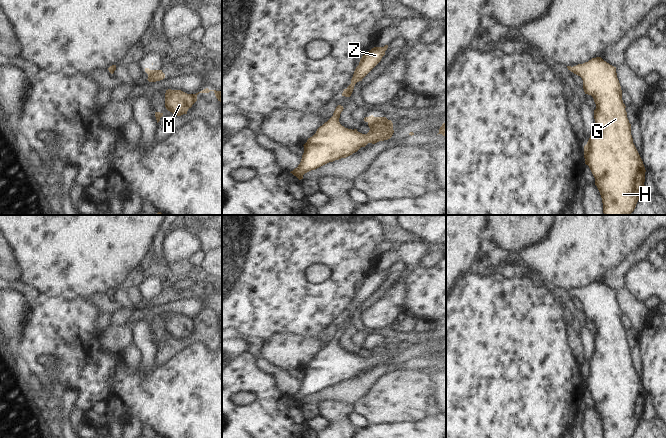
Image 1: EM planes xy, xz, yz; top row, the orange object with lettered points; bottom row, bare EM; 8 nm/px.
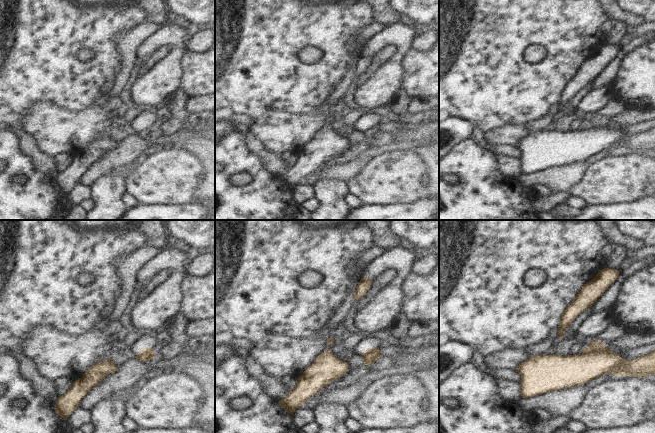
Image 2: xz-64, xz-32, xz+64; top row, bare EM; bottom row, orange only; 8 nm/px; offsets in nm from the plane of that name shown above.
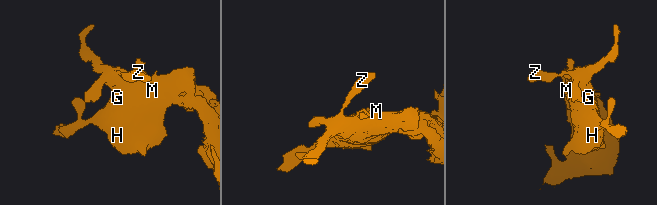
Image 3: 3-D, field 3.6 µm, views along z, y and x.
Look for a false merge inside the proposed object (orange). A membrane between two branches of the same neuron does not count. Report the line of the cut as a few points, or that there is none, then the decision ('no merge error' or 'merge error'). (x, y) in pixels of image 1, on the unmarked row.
no cut | no merge error

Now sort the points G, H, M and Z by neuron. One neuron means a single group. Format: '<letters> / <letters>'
G H M Z

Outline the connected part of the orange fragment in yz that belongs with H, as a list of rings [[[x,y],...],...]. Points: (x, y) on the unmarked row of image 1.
[[[596,281],[583,288],[567,290],[567,292],[582,302],[585,318],[591,319],[596,328],[594,352],[584,370],[584,382],[600,416],[603,437],[631,438],[638,424],[643,420],[646,394],[633,367],[631,348],[622,324],[622,314],[617,302],[616,291],[601,281]]]

